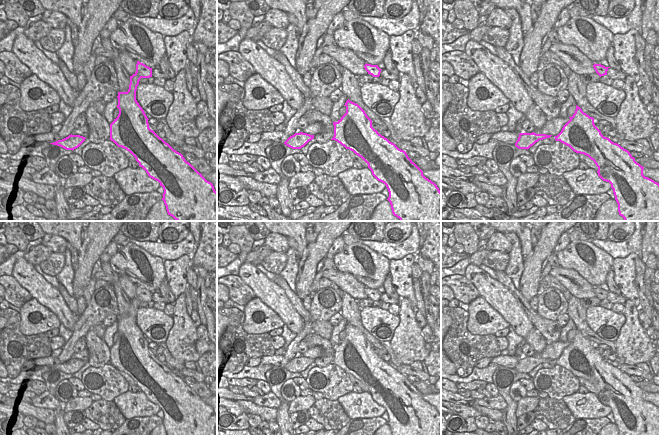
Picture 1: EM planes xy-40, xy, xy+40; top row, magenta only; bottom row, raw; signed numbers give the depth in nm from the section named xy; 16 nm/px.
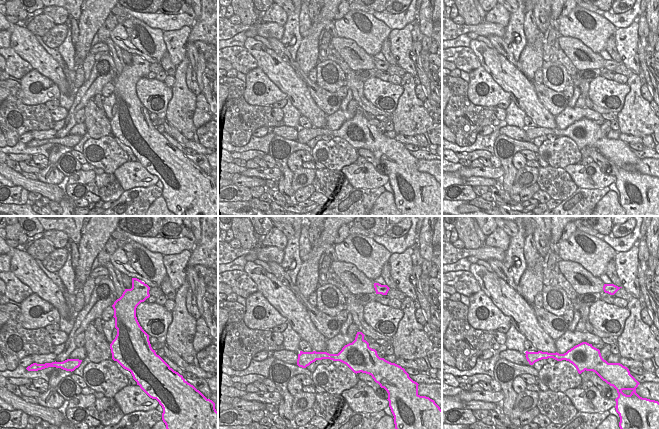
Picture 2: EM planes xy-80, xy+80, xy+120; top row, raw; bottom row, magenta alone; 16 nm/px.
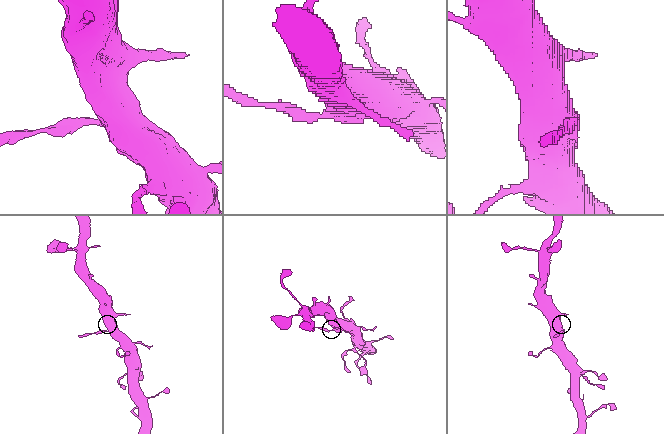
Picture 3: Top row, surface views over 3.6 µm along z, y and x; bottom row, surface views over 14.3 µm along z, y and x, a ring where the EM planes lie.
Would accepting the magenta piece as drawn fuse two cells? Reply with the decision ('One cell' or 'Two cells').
Two cells

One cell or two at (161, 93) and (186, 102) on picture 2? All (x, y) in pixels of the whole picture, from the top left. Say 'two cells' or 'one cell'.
two cells

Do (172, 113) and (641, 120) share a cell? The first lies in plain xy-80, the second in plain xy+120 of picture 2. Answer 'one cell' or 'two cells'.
one cell

